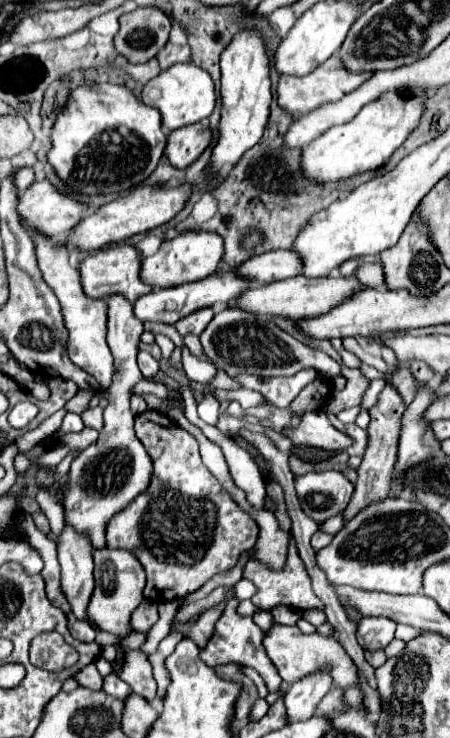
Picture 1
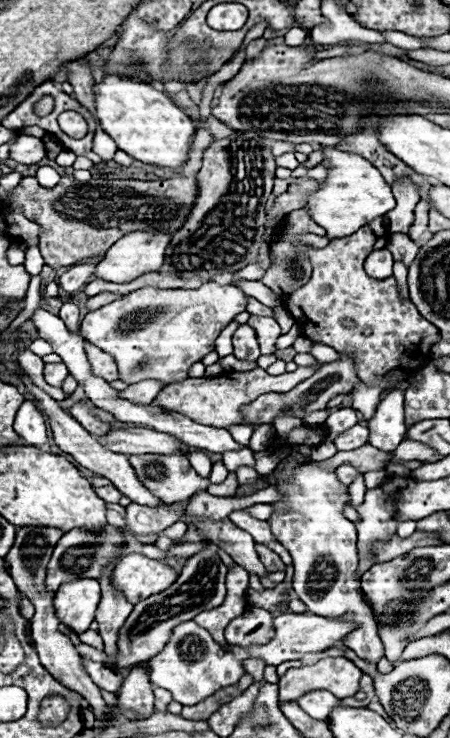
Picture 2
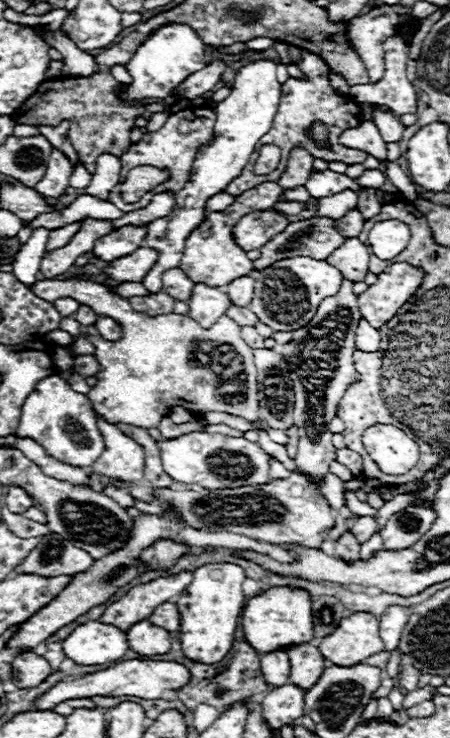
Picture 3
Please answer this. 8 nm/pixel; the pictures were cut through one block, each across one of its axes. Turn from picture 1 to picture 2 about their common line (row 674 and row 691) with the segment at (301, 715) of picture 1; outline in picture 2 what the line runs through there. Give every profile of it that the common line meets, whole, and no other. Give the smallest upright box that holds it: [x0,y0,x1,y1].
[298,690,340,720]

